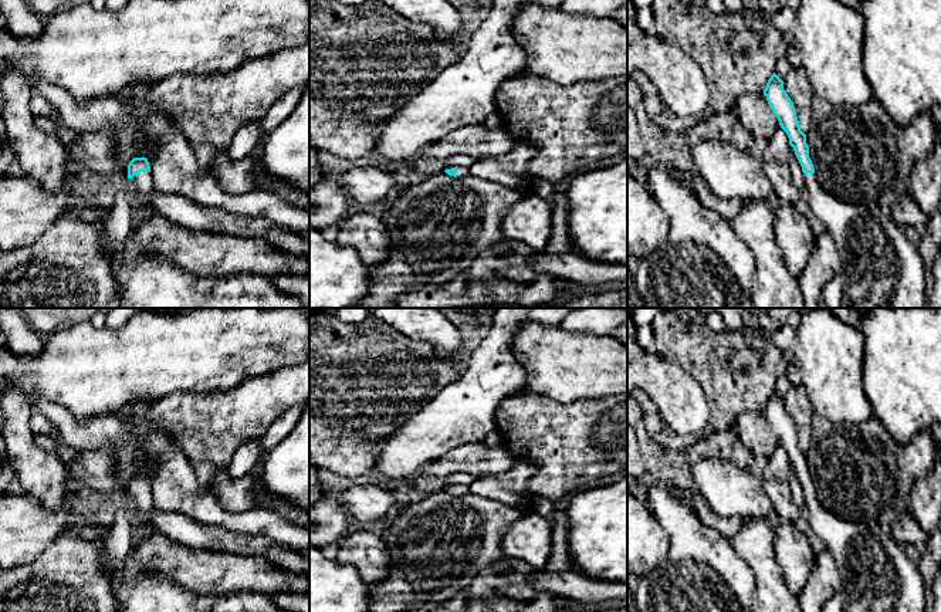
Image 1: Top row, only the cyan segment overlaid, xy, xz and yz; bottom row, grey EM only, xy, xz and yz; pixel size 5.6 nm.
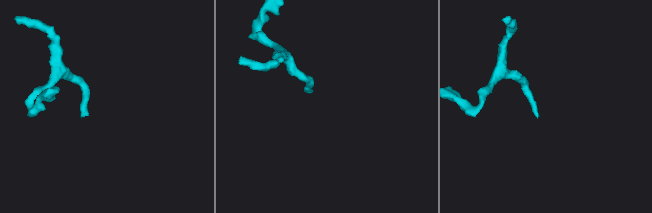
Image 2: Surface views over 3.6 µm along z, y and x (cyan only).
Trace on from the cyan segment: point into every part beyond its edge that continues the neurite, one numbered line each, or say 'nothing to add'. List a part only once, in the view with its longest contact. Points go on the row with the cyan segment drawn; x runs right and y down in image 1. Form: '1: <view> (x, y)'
1: xy (142, 183)

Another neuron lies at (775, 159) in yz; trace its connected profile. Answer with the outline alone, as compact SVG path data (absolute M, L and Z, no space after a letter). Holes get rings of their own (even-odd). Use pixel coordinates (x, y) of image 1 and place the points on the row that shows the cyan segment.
M781 128L768 141L764 155L761 156L765 173L772 183L775 204L792 206L805 196L792 180L791 172L791 145L786 132Z

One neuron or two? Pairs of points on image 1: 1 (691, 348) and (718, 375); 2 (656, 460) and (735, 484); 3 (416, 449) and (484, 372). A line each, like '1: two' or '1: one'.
1: one
2: two
3: one

